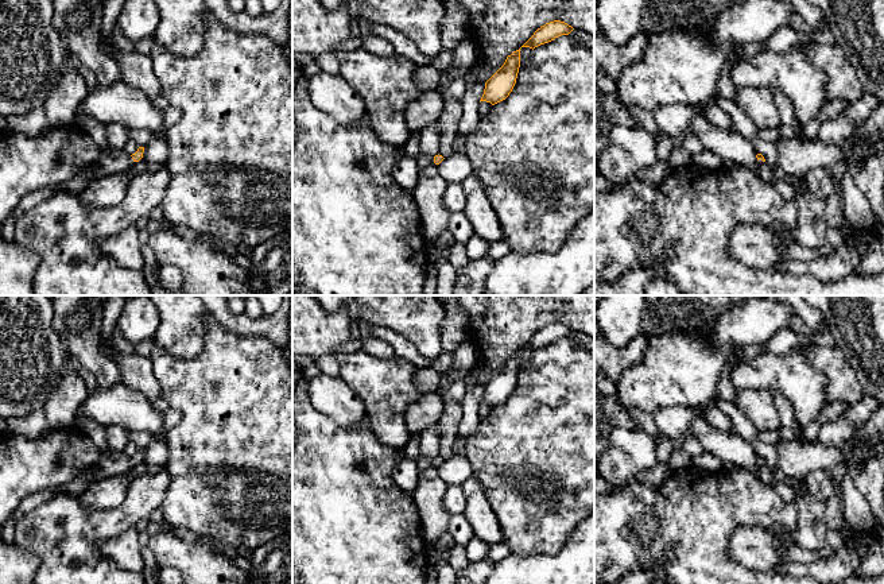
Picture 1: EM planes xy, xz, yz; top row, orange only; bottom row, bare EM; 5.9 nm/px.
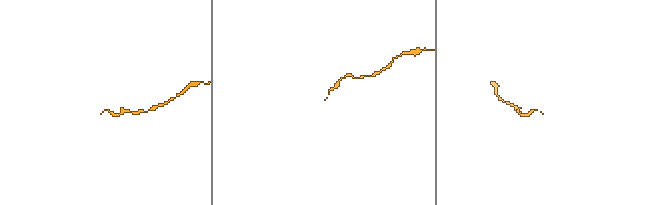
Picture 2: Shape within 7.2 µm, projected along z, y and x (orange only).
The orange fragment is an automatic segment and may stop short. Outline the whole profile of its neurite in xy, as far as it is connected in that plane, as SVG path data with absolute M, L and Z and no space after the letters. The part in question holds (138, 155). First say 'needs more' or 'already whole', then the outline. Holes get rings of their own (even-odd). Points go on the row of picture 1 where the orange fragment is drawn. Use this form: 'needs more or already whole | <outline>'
needs more | M139 147L132 155L127 154L124 150L101 150L98 159L92 163L94 178L98 179L113 173L128 170L135 162L139 162L143 158L143 152L144 147Z

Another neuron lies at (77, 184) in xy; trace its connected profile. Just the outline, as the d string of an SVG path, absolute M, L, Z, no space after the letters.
M89 165L65 183L57 186L43 186L27 194L19 202L18 208L20 208L23 212L27 212L51 197L55 192L81 193L94 179L92 165Z

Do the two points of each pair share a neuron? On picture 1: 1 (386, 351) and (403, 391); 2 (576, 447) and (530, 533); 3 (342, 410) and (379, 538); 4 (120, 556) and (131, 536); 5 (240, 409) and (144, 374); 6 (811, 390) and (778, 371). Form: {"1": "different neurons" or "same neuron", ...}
{"1": "different neurons", "2": "same neuron", "3": "different neurons", "4": "same neuron", "5": "different neurons", "6": "same neuron"}

